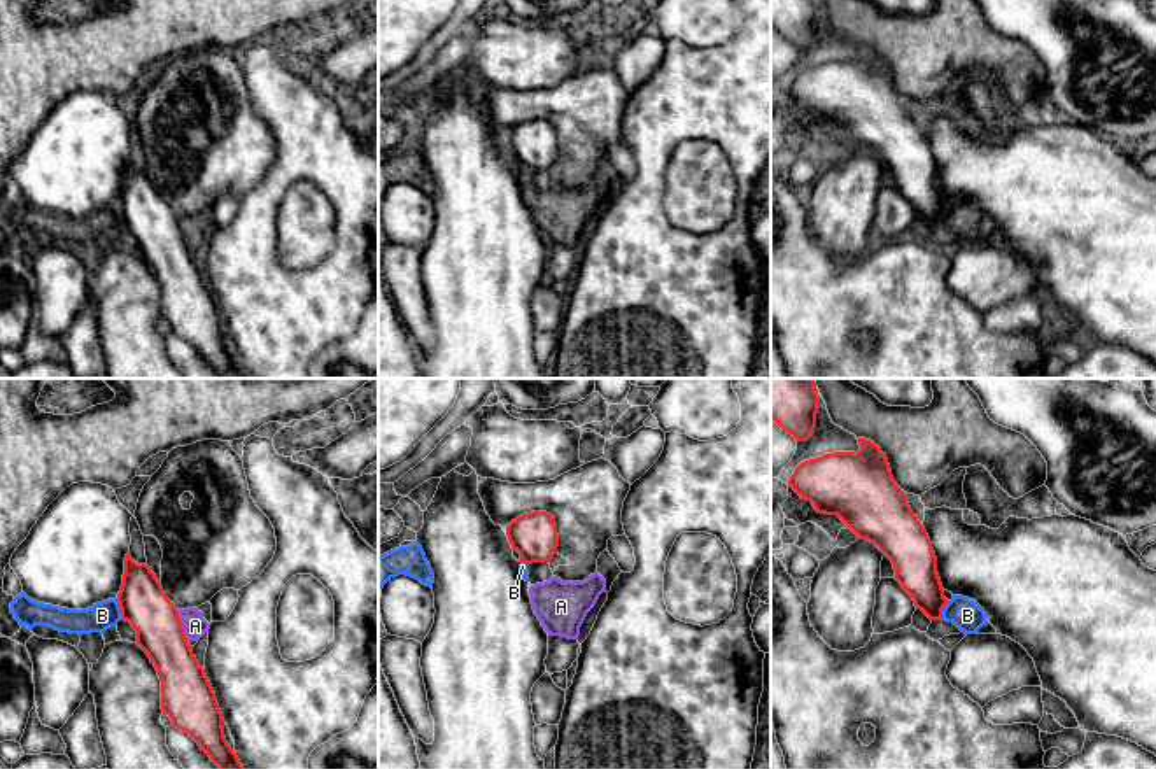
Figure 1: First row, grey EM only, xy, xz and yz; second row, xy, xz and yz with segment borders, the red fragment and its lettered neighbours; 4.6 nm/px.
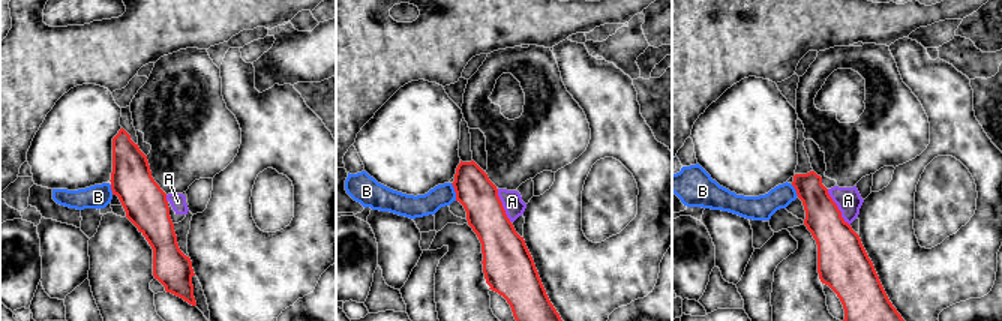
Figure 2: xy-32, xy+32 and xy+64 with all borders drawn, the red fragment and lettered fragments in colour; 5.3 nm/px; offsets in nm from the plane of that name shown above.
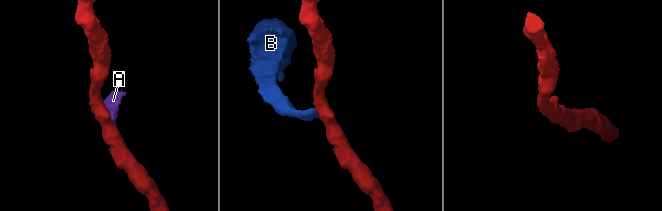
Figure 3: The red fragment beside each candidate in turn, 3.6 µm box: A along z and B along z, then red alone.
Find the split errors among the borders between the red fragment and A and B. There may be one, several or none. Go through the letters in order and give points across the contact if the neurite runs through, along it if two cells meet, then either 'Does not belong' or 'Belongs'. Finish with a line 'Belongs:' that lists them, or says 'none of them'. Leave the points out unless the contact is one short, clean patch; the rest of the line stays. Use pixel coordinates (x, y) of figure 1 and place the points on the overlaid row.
A: Boundary: xy (177, 610), (183, 633), (188, 638). Does not belong
B: Boundary: xy (116, 598), (121, 617). Does not belong
Belongs: none of them

